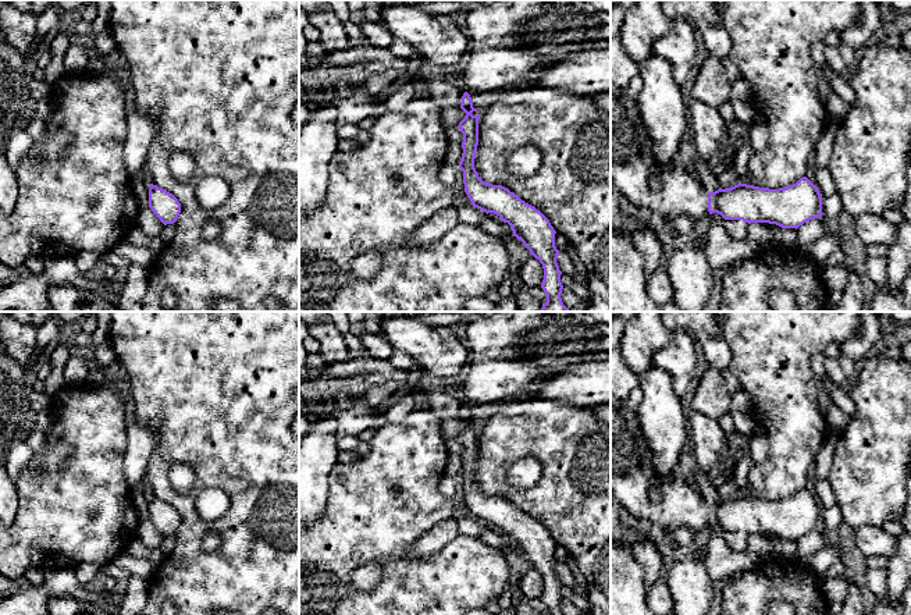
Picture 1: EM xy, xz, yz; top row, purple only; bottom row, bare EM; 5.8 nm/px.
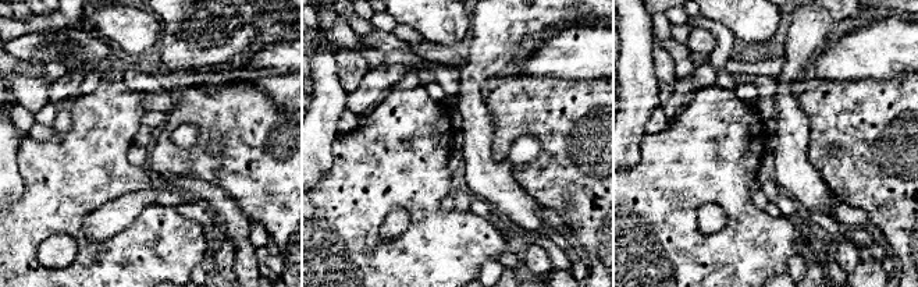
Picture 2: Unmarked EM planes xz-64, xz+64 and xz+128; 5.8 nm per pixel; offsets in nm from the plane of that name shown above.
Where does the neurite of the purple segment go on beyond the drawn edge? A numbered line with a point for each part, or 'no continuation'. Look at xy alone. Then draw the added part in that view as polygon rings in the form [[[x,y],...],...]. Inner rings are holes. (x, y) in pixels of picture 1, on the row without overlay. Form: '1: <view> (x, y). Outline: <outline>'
no continuation

